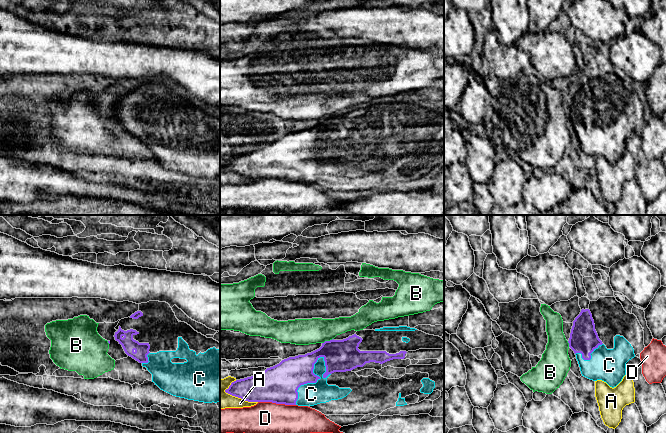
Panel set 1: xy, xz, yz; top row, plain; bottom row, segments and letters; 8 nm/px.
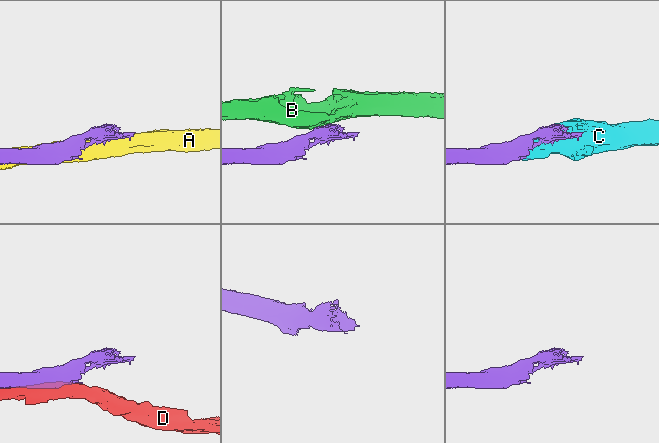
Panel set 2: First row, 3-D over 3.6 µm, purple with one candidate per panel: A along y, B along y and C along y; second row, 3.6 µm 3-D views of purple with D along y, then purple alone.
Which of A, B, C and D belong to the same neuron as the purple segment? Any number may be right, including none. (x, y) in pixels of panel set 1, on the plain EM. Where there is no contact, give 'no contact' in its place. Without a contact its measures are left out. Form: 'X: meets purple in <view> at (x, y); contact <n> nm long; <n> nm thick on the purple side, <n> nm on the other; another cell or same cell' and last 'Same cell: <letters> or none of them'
A: meets purple in xz at (241, 174); contact 280 nm long; 260 nm thick on the purple side, 150 nm on the other; another cell
B: meets purple in xz at (327, 117); contact 100 nm long; 260 nm thick on the purple side, 200 nm on the other; another cell
C: meets purple in xz at (313, 158); contact 460 nm long; 280 nm thick on the purple side, 180 nm on the other; same cell
D: meets purple in xz at (277, 179); contact 300 nm long; 300 nm thick on the purple side, 280 nm on the other; another cell
Same cell: C

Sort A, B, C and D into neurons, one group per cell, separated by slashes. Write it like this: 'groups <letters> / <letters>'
groups A / B / C / D

